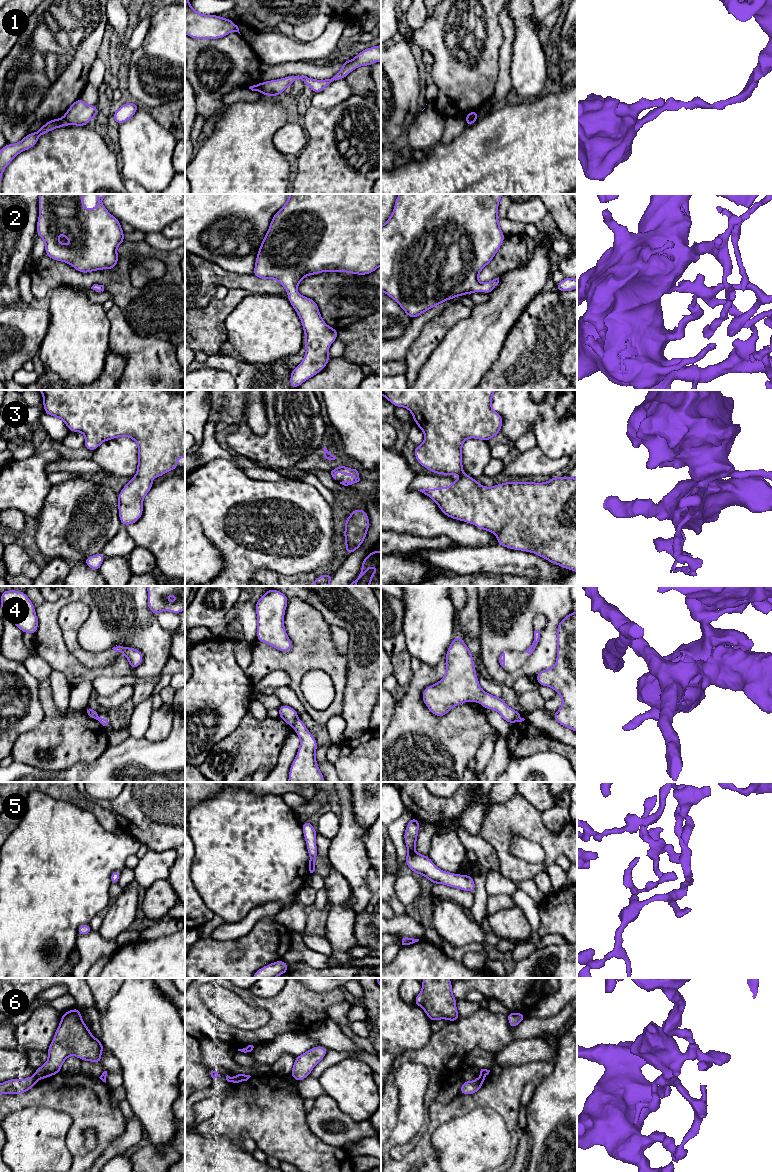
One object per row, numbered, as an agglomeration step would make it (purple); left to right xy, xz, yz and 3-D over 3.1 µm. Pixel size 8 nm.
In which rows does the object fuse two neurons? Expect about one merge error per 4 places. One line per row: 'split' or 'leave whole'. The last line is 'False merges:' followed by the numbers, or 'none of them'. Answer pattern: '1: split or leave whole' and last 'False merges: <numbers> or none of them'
1: split
2: leave whole
3: leave whole
4: split
5: leave whole
6: split
False merges: 1, 4, 6

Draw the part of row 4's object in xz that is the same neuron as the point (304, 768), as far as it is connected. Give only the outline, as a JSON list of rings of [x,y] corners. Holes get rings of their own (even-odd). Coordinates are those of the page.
[[[302,720],[296,721],[293,728],[300,738],[300,746],[290,767],[288,782],[324,782],[315,758],[317,741]]]

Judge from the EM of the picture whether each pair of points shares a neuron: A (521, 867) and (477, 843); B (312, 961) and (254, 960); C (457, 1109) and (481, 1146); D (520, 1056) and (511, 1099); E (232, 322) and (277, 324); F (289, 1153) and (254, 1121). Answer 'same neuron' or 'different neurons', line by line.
A: different neurons
B: different neurons
C: different neurons
D: different neurons
E: same neuron
F: same neuron

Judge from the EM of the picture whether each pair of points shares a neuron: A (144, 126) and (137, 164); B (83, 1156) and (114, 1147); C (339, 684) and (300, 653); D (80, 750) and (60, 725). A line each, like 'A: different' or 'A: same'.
A: same
B: different
C: same
D: same

